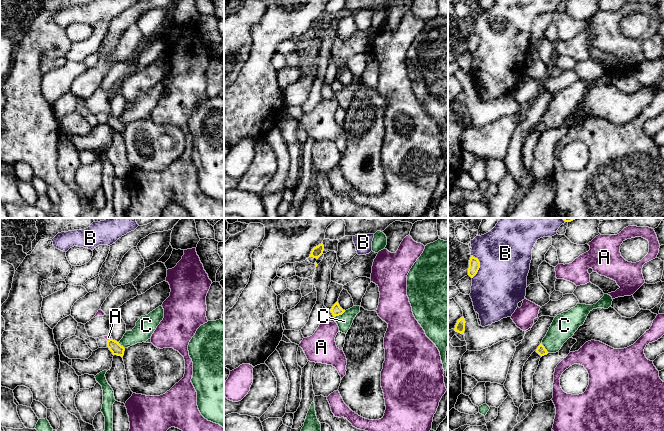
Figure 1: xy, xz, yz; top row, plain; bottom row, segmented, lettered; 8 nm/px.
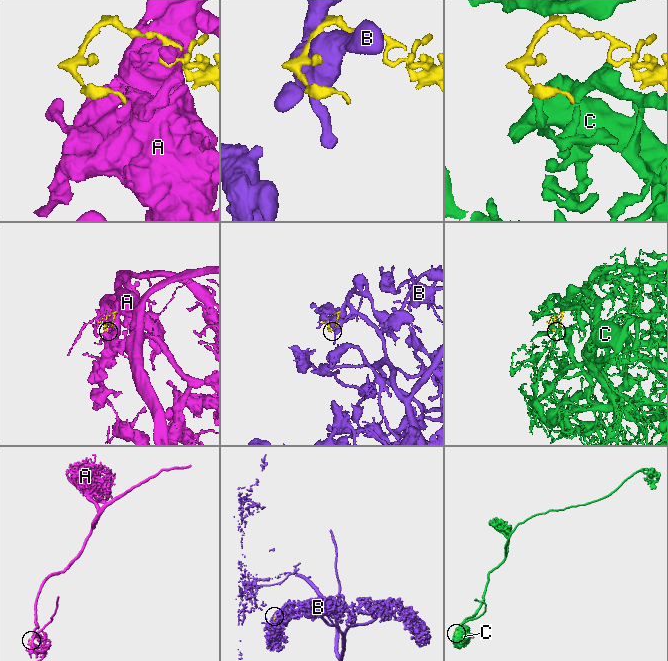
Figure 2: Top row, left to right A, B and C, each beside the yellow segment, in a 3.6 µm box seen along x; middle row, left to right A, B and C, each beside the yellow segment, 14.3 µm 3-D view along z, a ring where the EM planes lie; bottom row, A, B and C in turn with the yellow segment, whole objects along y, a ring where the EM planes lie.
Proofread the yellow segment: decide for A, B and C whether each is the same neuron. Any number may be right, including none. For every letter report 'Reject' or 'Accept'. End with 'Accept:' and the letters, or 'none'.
A: Reject
B: Reject
C: Reject
Accept: none

